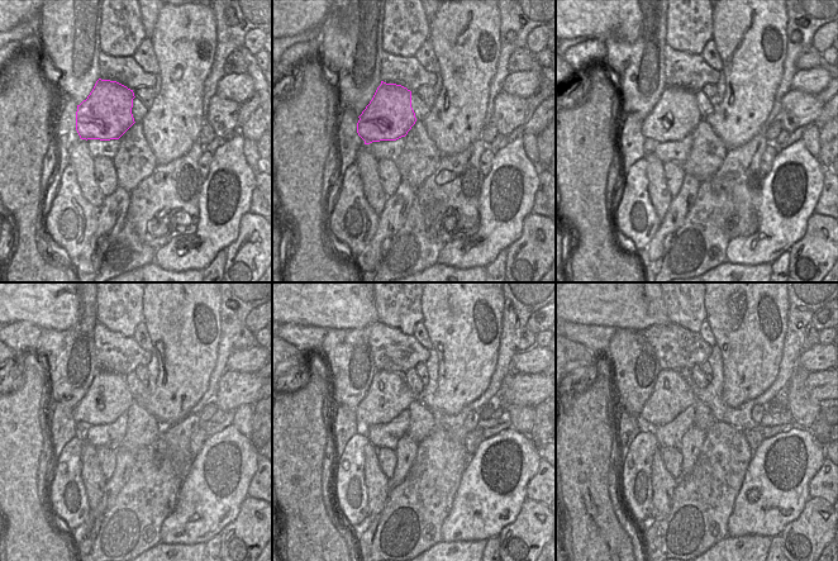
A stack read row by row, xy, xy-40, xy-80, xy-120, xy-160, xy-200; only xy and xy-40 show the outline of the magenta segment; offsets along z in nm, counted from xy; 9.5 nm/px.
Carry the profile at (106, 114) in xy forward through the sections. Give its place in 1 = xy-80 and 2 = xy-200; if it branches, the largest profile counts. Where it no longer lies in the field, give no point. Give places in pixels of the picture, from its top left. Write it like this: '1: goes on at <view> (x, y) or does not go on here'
1: goes on at xy-80 (675, 115)
2: goes on at xy-200 (672, 394)

